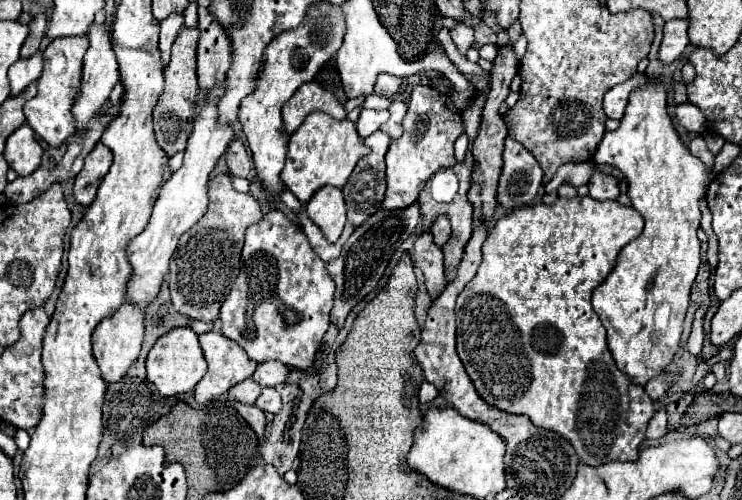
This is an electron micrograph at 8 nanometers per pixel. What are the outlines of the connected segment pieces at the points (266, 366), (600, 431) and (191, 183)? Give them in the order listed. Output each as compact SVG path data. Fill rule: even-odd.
M263 362L257 366L255 374L253 374L253 380L261 386L279 386L279 384L285 384L287 380L287 374L289 374L289 368L281 362Z
M579 196L579 198L557 198L553 204L533 204L533 206L523 206L523 208L515 208L509 214L501 216L497 220L497 224L489 230L489 236L483 244L483 262L477 270L477 276L463 288L463 292L457 298L457 306L455 306L455 314L457 314L457 354L473 382L473 386L477 388L477 394L491 406L509 412L509 414L523 414L529 416L529 420L545 430L553 430L561 436L565 436L571 446L575 448L579 460L583 464L589 466L603 466L605 462L635 462L637 454L641 450L641 444L645 440L645 430L649 420L655 414L655 406L653 400L645 394L643 386L637 386L631 382L631 378L617 370L615 360L609 352L607 346L607 336L605 336L605 328L599 320L599 316L595 314L593 306L591 306L591 296L593 290L605 282L605 278L609 276L609 272L615 268L617 264L617 256L621 252L621 248L625 244L629 244L631 240L635 240L643 230L643 218L641 214L637 214L631 206L621 206L619 202L599 202L593 200L591 196Z
M221 82L217 88L213 88L207 94L201 112L195 118L193 134L187 140L183 166L177 172L173 172L171 178L161 186L147 228L139 236L135 236L127 246L127 258L131 262L133 272L127 282L125 296L133 306L137 306L143 312L159 296L161 284L165 282L165 276L169 272L169 260L177 248L181 234L187 232L205 214L209 206L209 196L207 196L209 174L213 172L217 160L225 154L229 142L235 138L235 130L231 126L217 124L217 102L221 100L221 94L225 94L225 82Z

